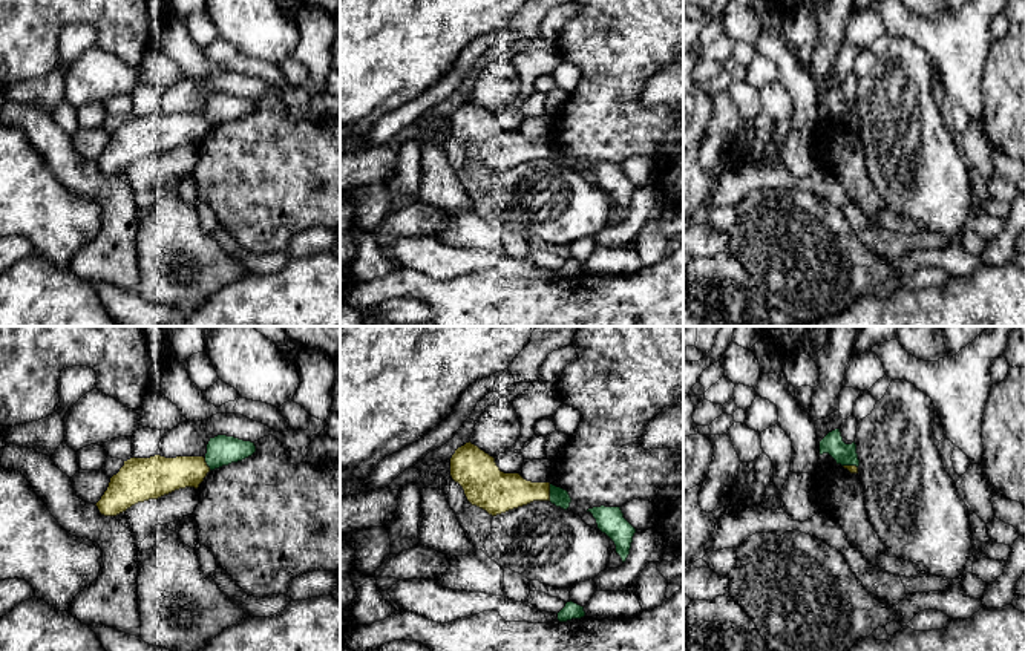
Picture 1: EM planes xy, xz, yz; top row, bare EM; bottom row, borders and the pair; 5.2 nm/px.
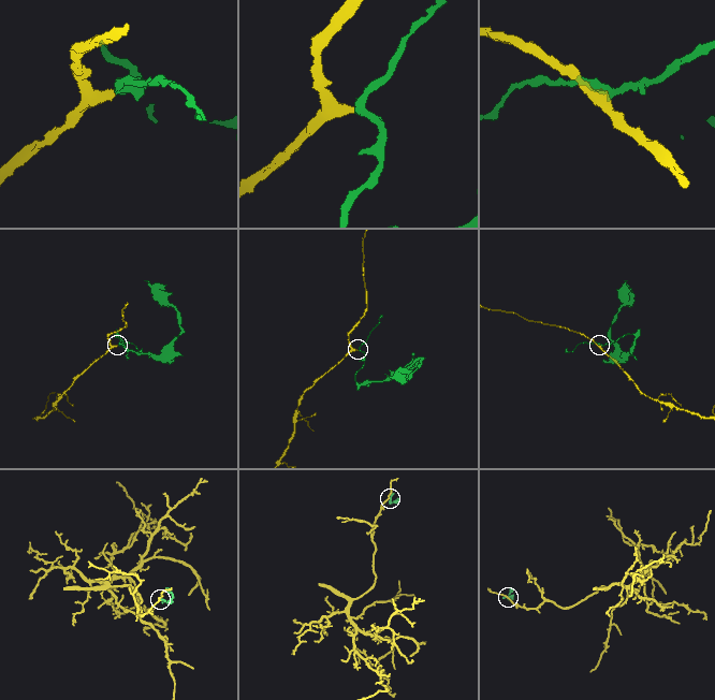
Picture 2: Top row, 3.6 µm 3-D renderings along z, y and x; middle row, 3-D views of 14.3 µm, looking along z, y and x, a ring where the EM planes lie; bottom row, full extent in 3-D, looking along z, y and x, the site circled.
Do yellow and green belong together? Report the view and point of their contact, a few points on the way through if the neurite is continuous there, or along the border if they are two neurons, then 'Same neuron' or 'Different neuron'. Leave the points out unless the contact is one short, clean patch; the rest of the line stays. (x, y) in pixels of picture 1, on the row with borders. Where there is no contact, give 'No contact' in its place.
Touches yellow at xz (549, 492). Boundary: xz (549, 484), (550, 500). Different neuron

